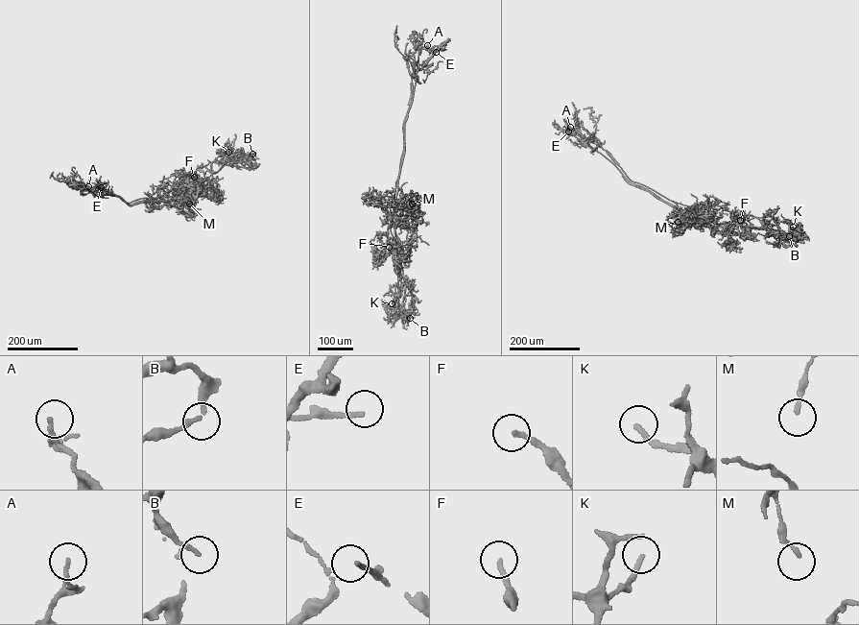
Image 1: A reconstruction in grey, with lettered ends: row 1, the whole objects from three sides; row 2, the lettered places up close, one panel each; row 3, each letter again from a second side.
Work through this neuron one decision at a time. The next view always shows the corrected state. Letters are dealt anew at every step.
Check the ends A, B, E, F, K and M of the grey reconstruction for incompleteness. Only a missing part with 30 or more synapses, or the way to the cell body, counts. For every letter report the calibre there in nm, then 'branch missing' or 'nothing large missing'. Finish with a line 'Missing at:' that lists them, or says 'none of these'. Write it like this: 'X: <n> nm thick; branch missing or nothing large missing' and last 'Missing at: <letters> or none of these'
A: 190 nm thick; nothing large missing
B: 160 nm thick; nothing large missing
E: 160 nm thick; nothing large missing
F: 180 nm thick; nothing large missing
K: 190 nm thick; branch missing
M: 160 nm thick; nothing large missing
Missing at: K

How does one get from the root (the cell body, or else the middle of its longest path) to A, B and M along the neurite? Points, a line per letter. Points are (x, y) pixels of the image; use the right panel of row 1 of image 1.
A: (703, 229), (701, 226), (710, 220), (710, 213), (699, 219), (631, 183), (579, 131), (570, 127)
B: (703, 229), (701, 226), (710, 220), (710, 212), (721, 207), (752, 216), (774, 233), (788, 240), (789, 236)
M: (703, 229), (701, 226), (695, 228), (688, 214), (683, 211), (678, 222)

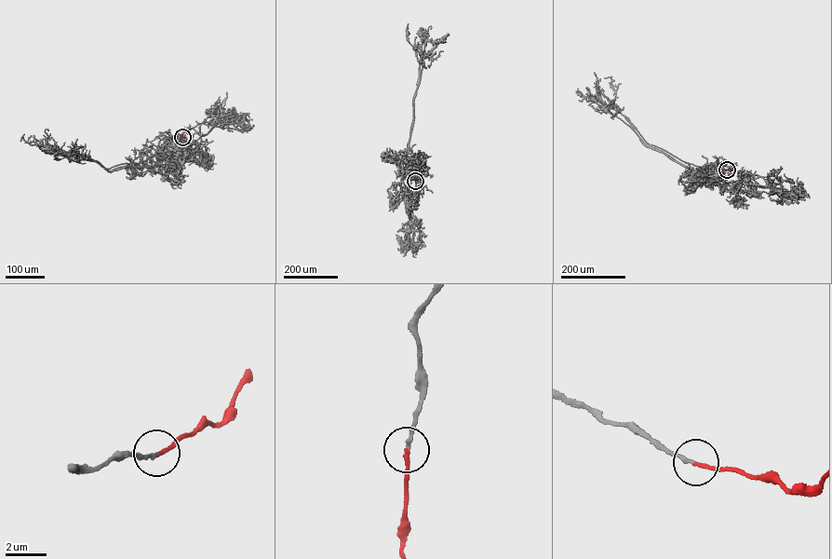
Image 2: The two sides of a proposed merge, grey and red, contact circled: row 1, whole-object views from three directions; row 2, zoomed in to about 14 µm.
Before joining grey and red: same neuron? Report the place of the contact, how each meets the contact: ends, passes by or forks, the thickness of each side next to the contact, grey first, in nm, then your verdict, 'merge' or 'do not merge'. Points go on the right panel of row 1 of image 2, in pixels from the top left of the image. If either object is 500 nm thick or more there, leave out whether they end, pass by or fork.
place (727, 170); grey ends; red ends; calibres 160 and 190 nm; merge

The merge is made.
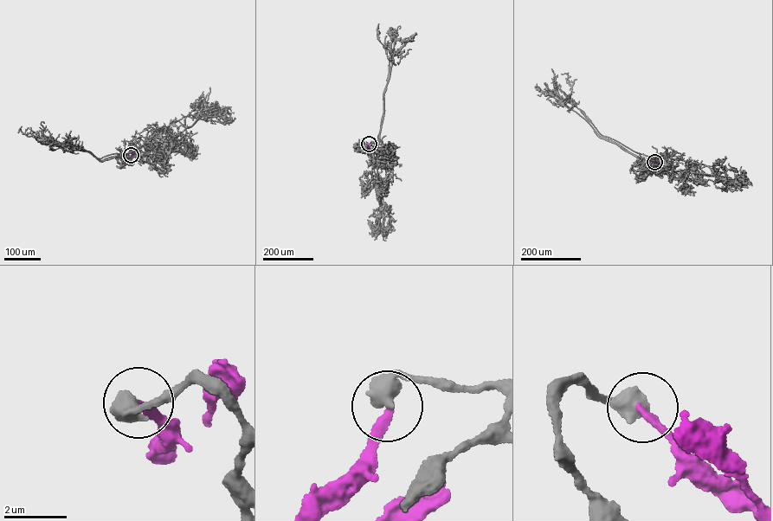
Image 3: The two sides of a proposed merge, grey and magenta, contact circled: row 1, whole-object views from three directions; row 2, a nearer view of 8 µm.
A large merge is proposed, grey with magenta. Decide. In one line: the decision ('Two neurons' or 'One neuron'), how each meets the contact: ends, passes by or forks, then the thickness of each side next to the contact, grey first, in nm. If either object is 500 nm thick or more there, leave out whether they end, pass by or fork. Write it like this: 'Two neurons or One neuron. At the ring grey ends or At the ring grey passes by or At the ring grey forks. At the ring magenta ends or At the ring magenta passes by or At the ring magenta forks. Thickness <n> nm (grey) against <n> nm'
Two neurons. Thickness 650 nm (grey) against 260 nm

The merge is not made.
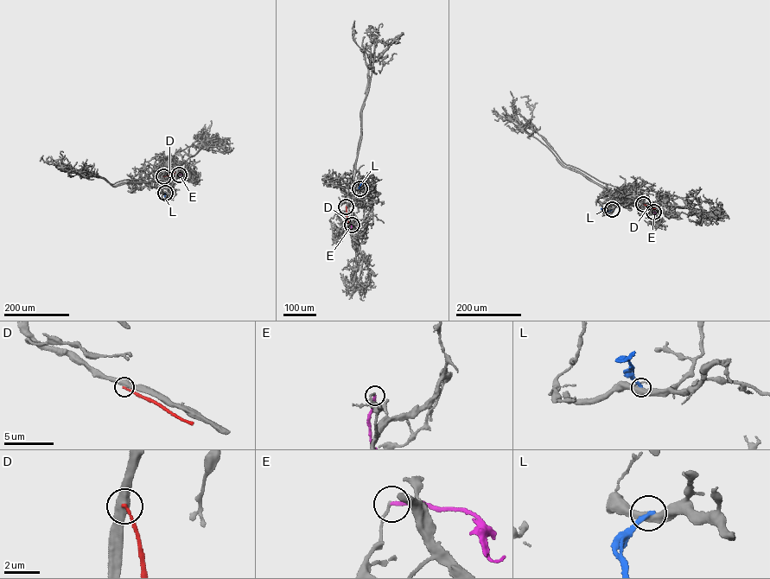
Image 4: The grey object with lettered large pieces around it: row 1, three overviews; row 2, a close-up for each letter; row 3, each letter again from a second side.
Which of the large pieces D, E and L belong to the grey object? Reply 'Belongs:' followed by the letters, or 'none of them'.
Belongs: none of them

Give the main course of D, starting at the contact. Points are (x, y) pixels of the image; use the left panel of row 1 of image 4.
D: (163, 176), (174, 172)

